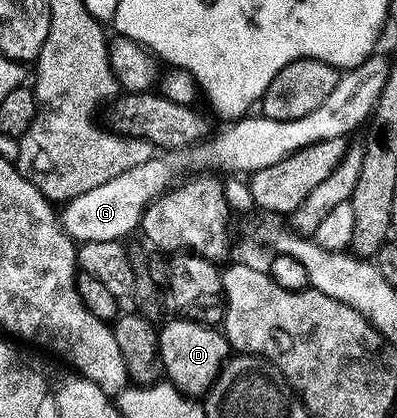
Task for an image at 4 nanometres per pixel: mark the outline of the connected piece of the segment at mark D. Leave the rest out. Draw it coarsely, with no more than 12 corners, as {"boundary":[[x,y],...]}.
{"boundary":[[175,317],[159,332],[166,378],[206,396],[228,359],[222,330]]}

